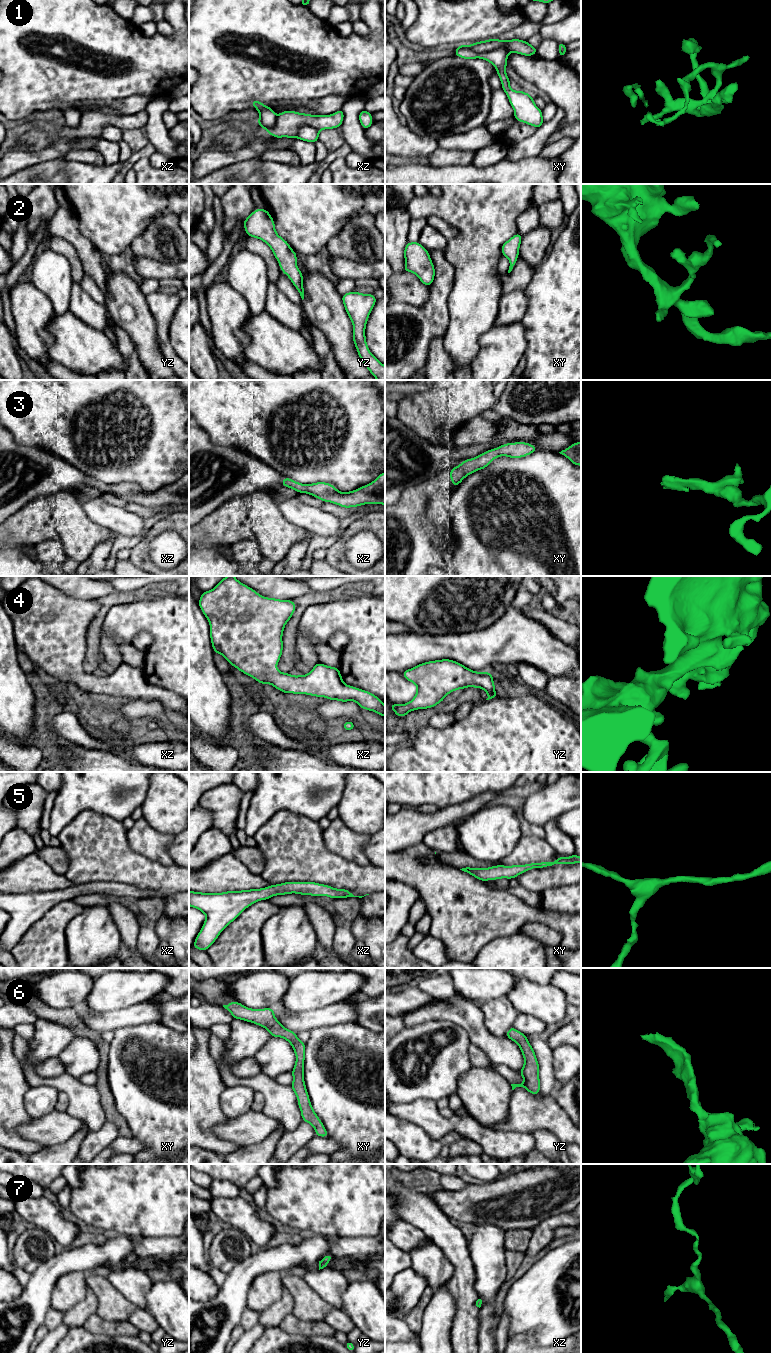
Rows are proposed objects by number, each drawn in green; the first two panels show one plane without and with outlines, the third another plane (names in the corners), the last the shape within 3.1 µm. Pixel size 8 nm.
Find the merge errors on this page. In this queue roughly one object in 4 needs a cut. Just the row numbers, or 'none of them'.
1

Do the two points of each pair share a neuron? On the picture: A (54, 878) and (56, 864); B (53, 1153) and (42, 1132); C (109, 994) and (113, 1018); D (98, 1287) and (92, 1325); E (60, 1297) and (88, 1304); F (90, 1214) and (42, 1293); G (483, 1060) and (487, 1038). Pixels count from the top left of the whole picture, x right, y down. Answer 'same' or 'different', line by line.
A: different
B: different
C: different
D: different
E: different
F: different
G: different

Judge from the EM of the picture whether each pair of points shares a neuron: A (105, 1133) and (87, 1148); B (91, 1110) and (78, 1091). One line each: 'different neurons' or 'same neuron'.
A: same neuron
B: same neuron

